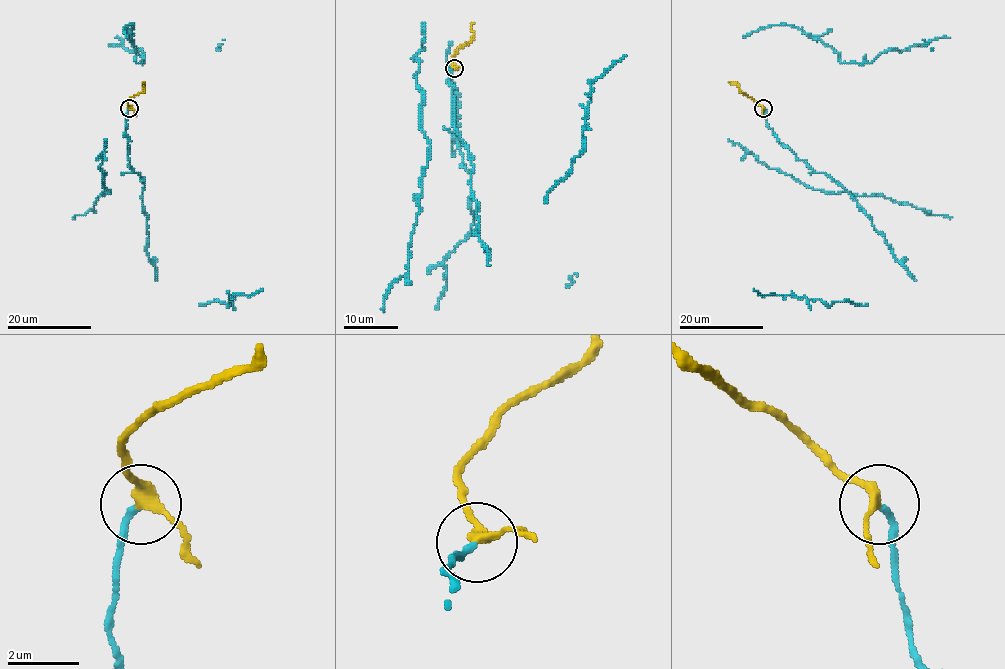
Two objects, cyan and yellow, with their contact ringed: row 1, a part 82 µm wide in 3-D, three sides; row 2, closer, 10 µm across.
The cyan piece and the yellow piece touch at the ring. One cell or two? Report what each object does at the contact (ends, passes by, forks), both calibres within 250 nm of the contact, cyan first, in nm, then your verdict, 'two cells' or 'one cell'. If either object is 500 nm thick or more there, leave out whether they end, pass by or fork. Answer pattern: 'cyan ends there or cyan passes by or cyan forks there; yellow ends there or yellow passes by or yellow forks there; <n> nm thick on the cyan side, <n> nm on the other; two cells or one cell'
cyan ends there; yellow passes by; 180 nm thick on the cyan side, 280 nm on the other; one cell

